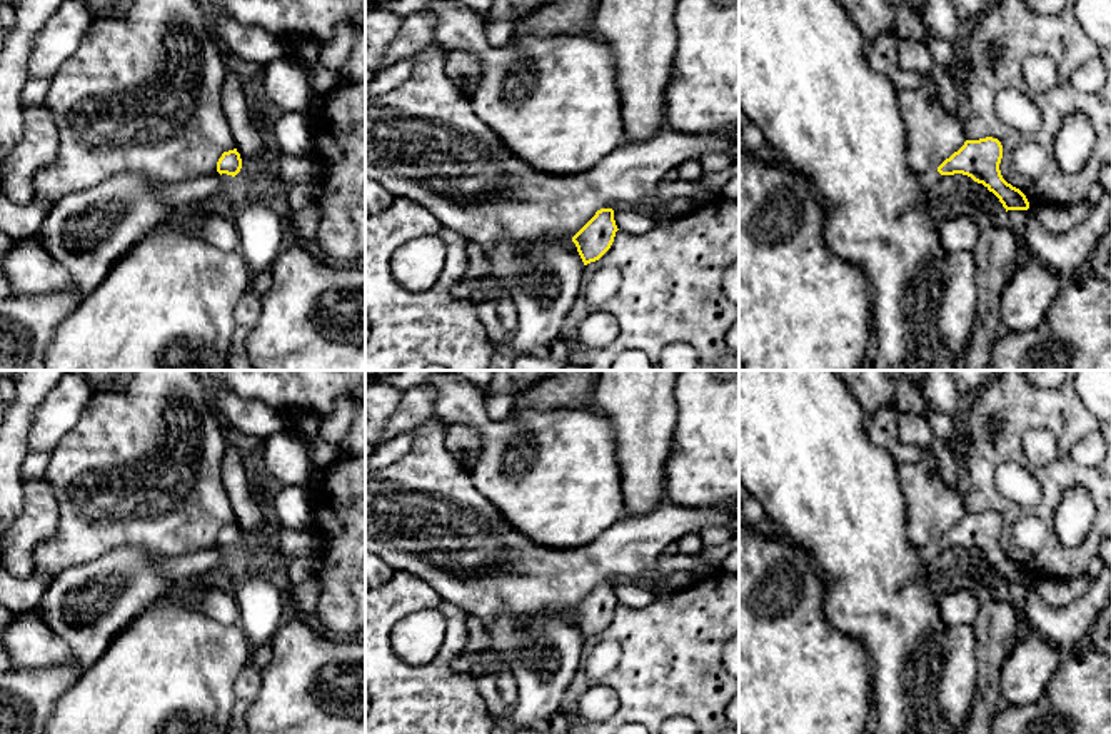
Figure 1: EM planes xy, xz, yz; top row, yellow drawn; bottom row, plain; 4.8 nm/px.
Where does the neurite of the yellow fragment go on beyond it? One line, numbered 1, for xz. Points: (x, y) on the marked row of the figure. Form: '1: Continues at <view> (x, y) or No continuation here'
1: No continuation here

